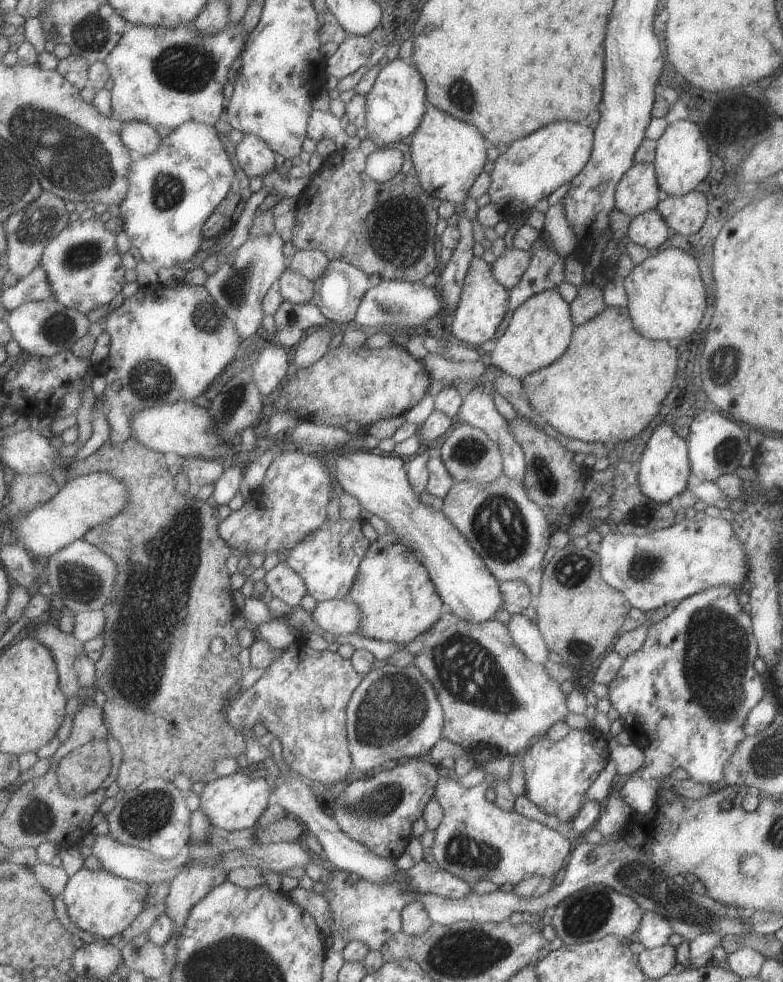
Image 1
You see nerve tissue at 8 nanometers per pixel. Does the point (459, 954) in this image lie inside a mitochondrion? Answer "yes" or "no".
yes

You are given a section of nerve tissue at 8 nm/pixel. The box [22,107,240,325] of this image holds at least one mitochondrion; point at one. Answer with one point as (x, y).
(88, 253)

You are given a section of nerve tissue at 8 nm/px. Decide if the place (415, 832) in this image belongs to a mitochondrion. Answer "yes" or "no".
no

